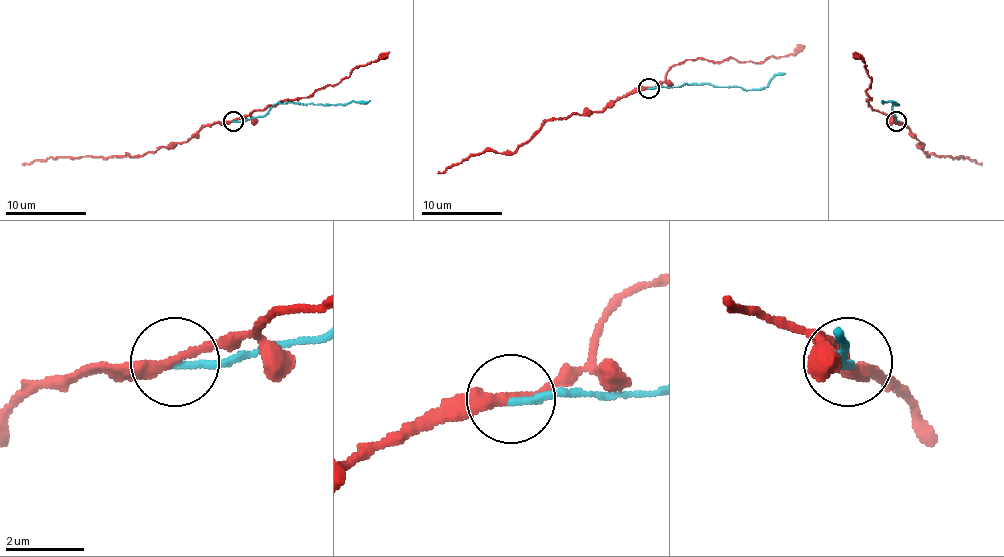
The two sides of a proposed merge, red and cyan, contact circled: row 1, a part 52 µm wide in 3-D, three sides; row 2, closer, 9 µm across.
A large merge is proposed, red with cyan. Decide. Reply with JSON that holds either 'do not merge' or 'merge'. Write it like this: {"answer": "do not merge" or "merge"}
{"answer": "do not merge"}

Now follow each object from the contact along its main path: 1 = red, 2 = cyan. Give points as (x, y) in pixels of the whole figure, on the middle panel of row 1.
1: (649, 87), (629, 91), (600, 112), (547, 120), (513, 152), (482, 150), (442, 172), (438, 170)
2: (649, 87), (677, 87), (694, 83), (763, 89), (777, 75), (785, 73)

